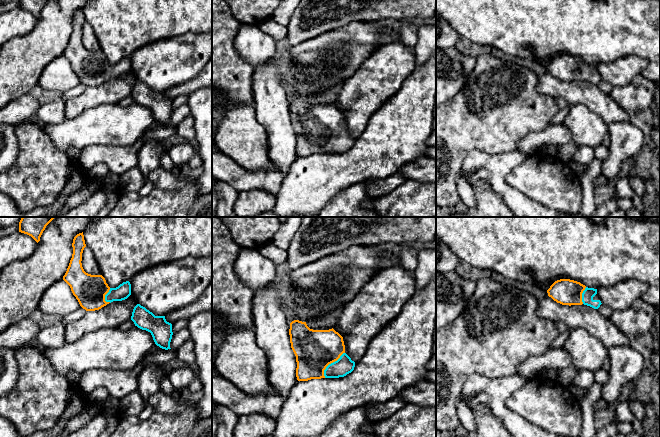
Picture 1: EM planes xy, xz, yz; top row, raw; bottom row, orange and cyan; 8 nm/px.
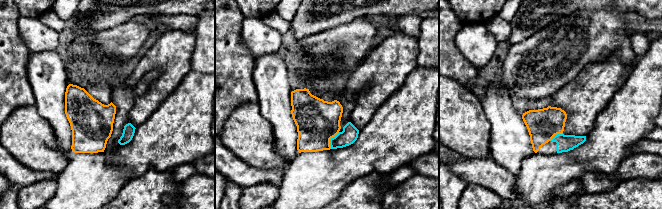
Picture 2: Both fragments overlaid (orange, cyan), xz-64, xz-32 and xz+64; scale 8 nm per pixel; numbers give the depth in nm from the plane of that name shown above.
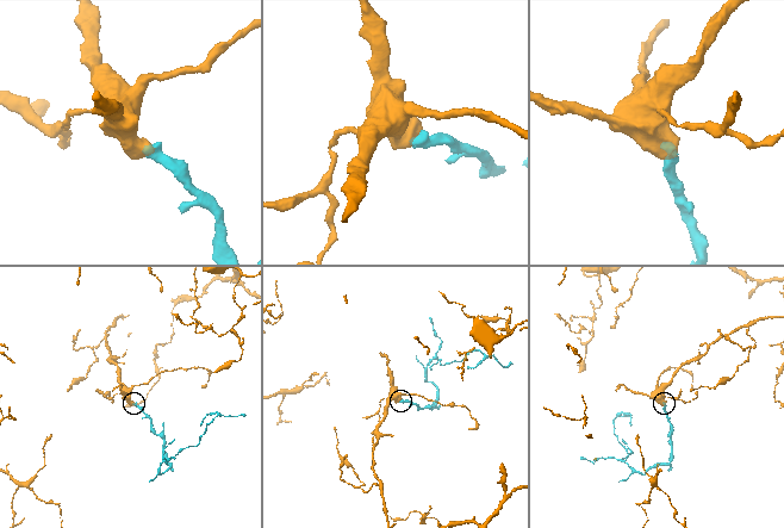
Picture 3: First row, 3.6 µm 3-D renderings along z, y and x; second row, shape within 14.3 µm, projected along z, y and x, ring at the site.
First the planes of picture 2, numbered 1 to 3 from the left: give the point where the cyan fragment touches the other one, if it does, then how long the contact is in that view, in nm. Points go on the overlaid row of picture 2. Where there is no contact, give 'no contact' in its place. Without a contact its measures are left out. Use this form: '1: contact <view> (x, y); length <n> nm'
1: no contact
2: contact xz-32 (330, 138); length 150 nm
3: contact xz+64 (556, 134); length 120 nm

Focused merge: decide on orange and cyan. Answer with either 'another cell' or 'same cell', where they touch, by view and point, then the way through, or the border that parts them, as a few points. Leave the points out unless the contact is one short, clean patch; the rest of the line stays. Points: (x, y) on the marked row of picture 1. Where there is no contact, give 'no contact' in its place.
same cell; meets orange in xz at (330, 363); runs through xz (314, 349), (330, 363), (344, 365)

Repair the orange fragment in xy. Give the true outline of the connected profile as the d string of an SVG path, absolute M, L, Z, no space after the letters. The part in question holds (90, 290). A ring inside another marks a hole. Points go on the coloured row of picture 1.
M83 232L74 237L72 247L72 258L63 280L70 286L73 295L83 309L86 311L99 310L113 301L125 300L131 295L131 284L129 281L123 282L116 288L110 288L102 275L91 275L84 271L81 263L82 253L86 247Z

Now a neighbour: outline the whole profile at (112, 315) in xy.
M131 294L125 300L113 301L99 310L87 311L81 319L65 325L66 343L74 342L90 332L104 328L119 328L122 323L131 319L137 304Z

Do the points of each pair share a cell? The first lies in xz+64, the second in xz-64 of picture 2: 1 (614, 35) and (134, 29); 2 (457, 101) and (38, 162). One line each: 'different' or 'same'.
1: same
2: same

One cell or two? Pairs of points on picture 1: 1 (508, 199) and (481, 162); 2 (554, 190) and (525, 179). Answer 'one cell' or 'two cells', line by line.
1: one cell
2: one cell

